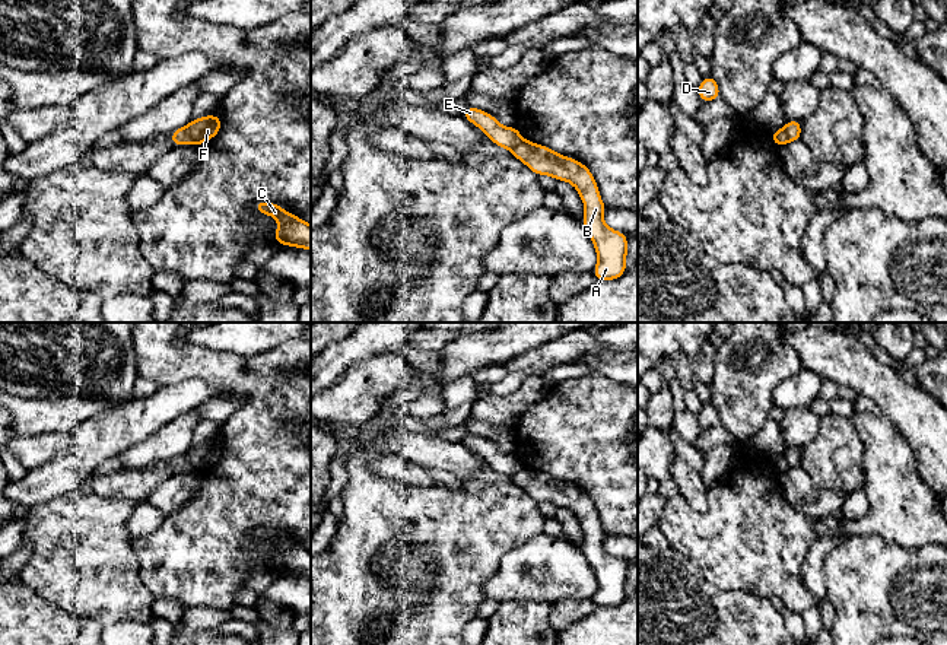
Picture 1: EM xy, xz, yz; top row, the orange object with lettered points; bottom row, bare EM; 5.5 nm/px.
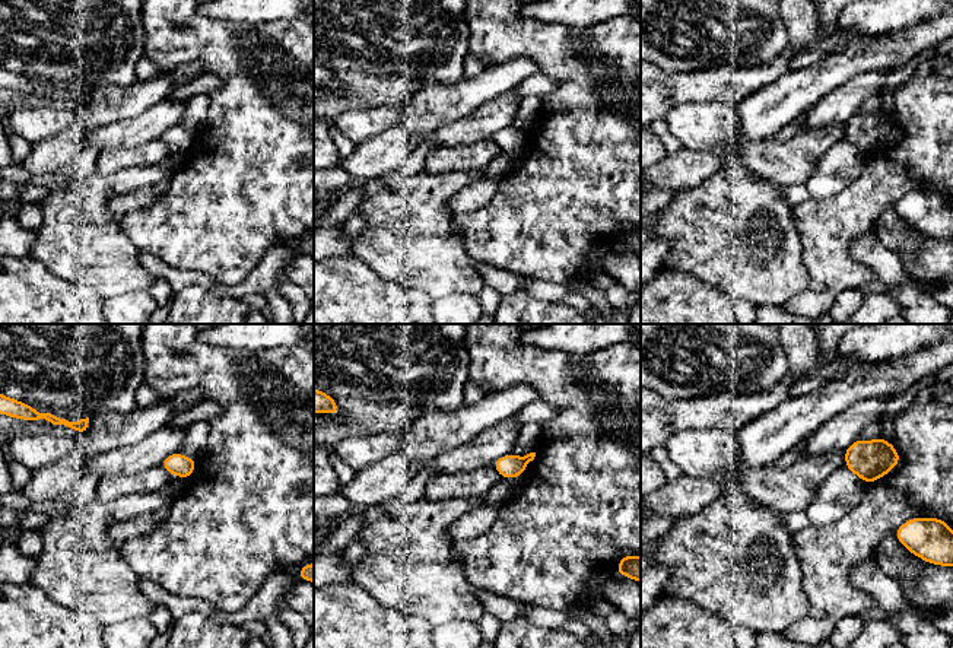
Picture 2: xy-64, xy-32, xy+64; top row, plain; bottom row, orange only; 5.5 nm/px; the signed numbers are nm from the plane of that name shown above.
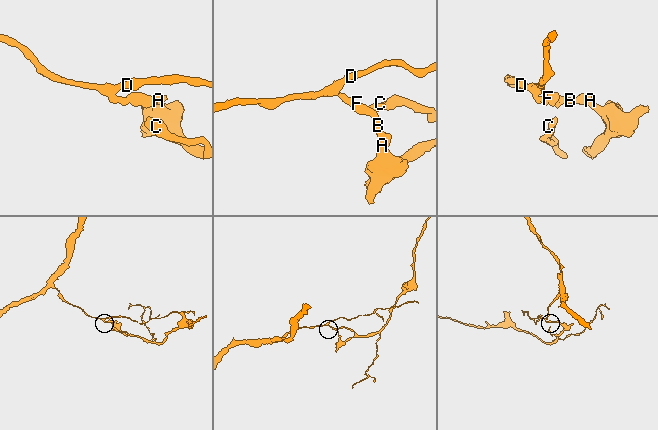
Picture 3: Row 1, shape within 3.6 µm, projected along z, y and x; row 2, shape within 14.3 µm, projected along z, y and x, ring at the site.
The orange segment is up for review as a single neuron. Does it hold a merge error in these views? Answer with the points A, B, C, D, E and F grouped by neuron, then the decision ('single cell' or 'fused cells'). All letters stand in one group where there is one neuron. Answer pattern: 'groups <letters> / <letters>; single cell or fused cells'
groups A B C F / D E; fused cells

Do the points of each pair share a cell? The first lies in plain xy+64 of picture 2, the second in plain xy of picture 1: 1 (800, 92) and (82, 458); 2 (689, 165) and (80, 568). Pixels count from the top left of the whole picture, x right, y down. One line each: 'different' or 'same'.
1: same
2: different

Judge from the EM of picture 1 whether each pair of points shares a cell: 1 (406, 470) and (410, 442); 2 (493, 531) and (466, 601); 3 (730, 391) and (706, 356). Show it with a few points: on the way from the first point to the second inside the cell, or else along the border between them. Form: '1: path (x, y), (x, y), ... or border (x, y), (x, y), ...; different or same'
1: border (387, 451), (402, 454), (431, 470); different
2: path (476, 549), (466, 559), (466, 584); same
3: border (728, 337), (717, 350), (714, 377), (708, 385); different

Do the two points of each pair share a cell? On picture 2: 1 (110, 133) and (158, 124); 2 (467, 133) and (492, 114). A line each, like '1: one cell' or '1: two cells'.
1: one cell
2: one cell

